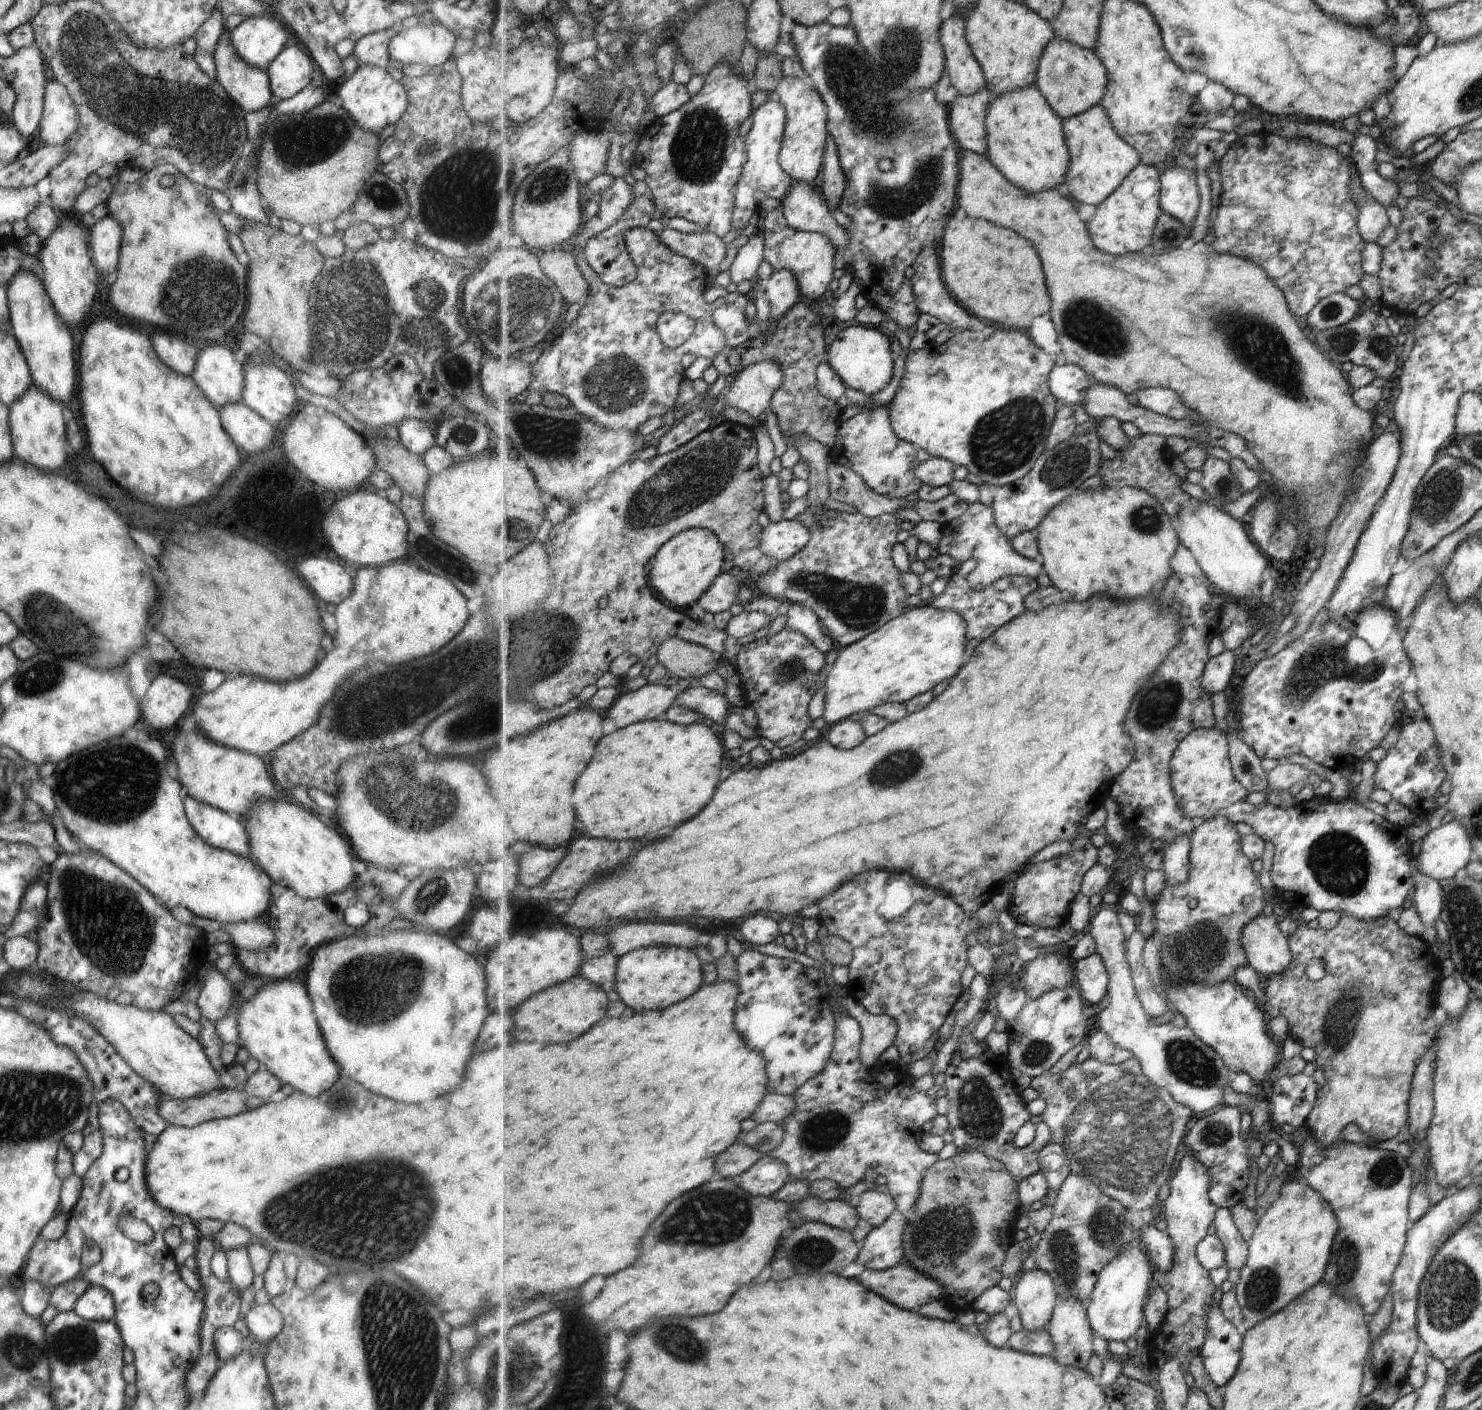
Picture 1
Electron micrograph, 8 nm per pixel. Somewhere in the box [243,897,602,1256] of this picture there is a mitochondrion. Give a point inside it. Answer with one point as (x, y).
(365, 989)

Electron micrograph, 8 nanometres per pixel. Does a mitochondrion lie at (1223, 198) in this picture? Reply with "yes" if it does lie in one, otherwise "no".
no

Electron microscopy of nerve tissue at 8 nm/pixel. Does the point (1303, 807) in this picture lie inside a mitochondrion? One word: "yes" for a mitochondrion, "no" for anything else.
no

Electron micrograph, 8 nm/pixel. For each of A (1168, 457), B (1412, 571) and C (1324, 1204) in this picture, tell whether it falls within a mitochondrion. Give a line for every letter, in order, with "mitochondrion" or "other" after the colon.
A: other
B: other
C: other

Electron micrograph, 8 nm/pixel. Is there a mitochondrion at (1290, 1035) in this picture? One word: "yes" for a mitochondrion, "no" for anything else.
no

